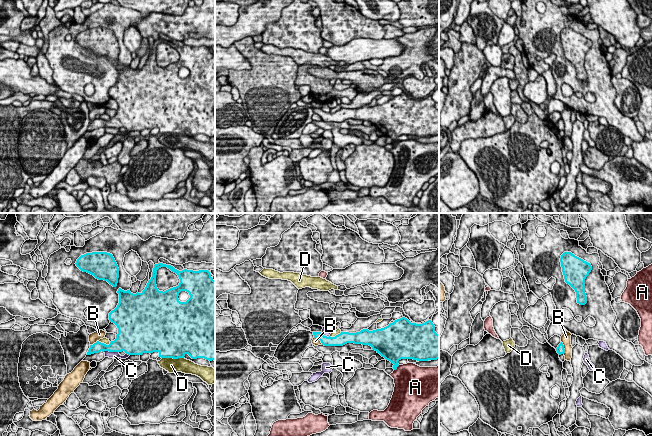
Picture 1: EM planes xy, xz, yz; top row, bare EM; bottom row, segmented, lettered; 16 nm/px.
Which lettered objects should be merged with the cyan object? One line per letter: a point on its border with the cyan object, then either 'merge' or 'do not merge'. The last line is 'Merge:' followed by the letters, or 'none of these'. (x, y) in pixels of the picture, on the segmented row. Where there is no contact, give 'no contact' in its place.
A: xz (396, 368) | do not merge
B: yz (563, 347) | do not merge
C: xy (111, 351) | do not merge
D: xy (173, 358) | do not merge
Merge: none of these

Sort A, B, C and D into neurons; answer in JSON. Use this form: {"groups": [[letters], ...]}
{"groups": [["A", "C"], ["B"], ["D"]]}

